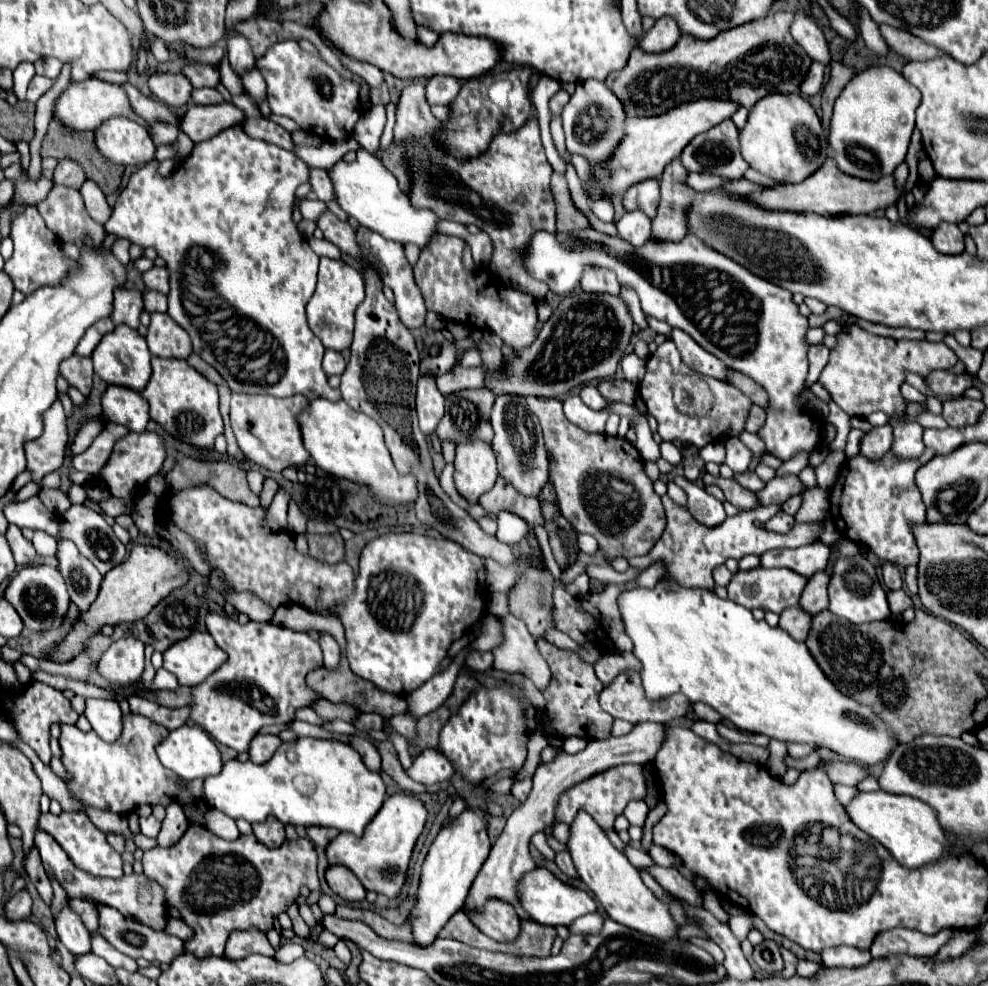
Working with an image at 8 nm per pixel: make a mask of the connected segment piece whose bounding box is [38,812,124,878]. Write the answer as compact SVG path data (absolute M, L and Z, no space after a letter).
M62 812L58 816L54 814L40 814L38 824L54 836L54 840L62 846L62 850L68 854L68 858L74 862L76 868L92 874L96 877L120 878L122 872L122 856L106 842L106 834L98 830L90 818L82 812Z

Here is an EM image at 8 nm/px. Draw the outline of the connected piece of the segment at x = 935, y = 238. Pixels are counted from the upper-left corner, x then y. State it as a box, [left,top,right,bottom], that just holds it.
[932,224,964,254]

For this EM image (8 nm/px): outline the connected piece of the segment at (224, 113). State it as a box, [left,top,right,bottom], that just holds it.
[180,102,244,142]

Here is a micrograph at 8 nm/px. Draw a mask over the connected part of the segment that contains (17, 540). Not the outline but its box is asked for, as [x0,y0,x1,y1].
[6,524,36,566]

